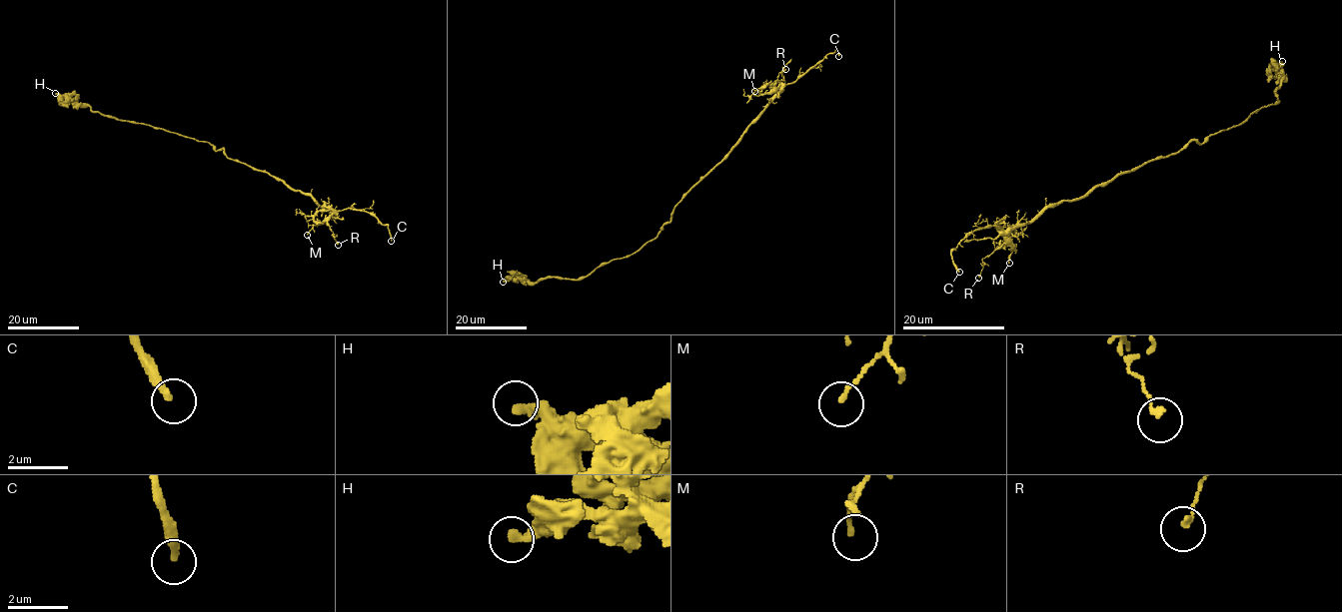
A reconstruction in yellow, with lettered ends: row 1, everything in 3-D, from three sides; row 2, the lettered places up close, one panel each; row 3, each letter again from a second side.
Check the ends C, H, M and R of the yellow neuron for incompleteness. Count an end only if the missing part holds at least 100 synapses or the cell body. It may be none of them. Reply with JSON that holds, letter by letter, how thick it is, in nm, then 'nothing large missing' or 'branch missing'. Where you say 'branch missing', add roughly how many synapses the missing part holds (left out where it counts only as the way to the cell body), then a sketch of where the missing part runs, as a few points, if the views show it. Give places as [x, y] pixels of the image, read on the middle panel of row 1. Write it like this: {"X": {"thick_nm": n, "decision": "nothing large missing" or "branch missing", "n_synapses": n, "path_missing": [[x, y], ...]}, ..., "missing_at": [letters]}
{"C": {"thick_nm": 280, "decision": "branch missing"}, "H": {"thick_nm": 320, "decision": "nothing large missing"}, "M": {"thick_nm": 140, "decision": "nothing large missing"}, "R": {"thick_nm": 140, "decision": "nothing large missing"}, "missing_at": ["C"]}

